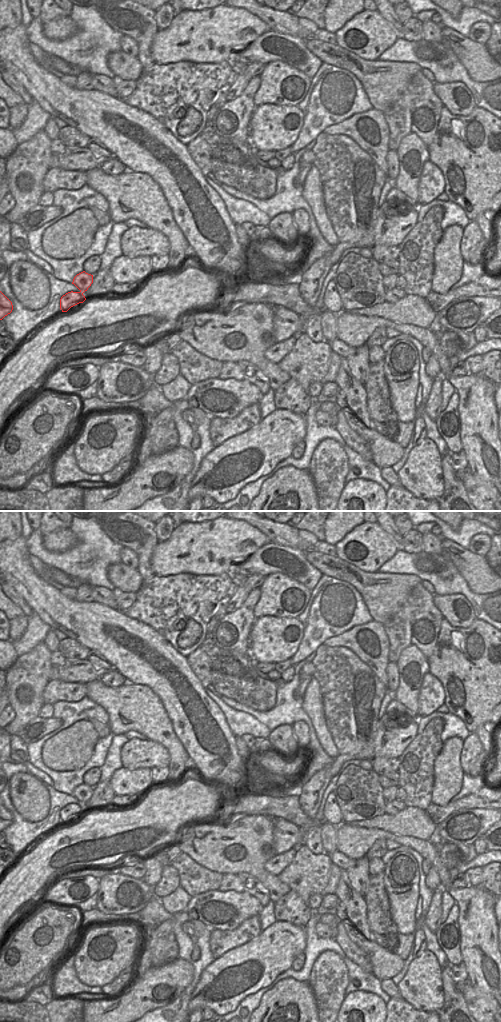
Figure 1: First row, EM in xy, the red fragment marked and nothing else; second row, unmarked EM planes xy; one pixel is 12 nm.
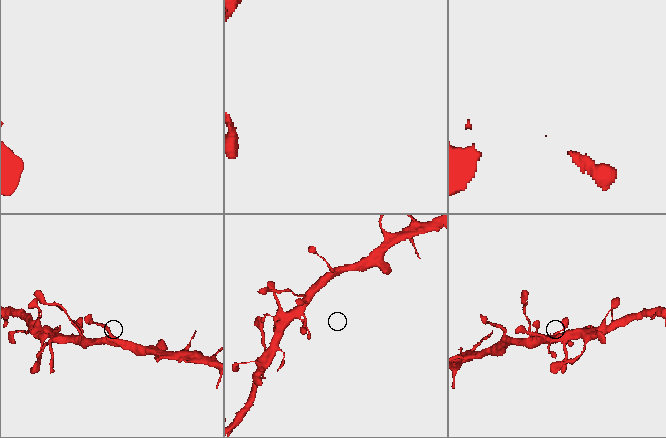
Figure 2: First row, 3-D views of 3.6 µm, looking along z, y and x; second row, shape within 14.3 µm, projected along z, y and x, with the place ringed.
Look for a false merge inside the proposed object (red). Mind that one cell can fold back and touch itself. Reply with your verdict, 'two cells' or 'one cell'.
one cell

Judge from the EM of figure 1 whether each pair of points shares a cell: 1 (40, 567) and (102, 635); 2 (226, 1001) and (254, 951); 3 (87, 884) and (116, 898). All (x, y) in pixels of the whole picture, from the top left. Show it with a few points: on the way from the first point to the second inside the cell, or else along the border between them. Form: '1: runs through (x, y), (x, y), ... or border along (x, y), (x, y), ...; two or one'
1: border along (39, 576), (59, 590); two
2: runs through (234, 991), (234, 978), (248, 964); one
3: border along (100, 879), (96, 892); two

